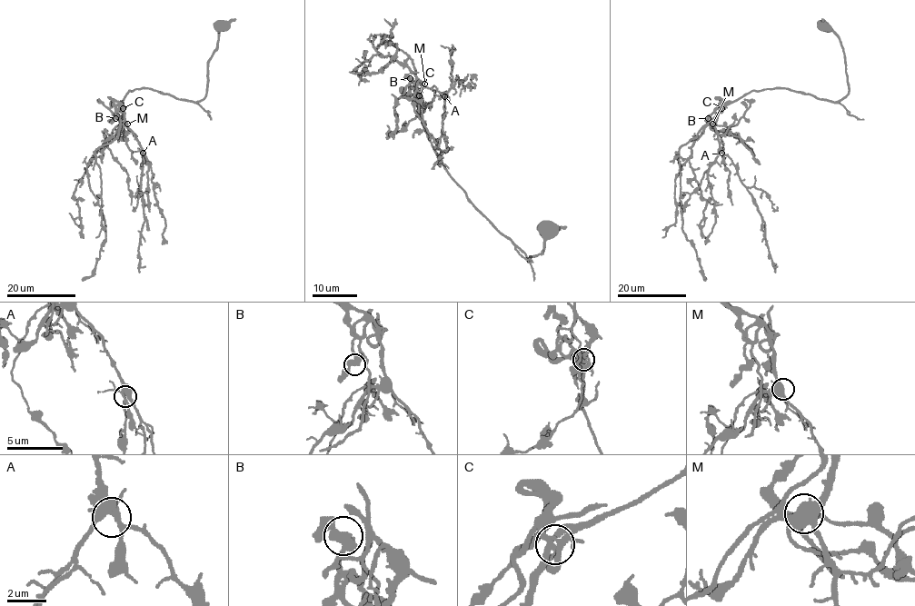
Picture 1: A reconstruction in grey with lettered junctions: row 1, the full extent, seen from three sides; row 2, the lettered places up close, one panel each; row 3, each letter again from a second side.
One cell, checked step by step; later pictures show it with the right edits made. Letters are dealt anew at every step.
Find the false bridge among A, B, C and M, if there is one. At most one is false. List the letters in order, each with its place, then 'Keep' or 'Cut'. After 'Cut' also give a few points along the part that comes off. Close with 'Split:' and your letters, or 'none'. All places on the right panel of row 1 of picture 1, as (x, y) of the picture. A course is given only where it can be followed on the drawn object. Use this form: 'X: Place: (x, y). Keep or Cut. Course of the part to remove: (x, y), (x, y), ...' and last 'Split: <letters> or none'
A: Place: (721, 153). Keep
B: Place: (708, 118). Keep
C: Place: (721, 108). Keep
M: Place: (712, 124). Keep
Split: none

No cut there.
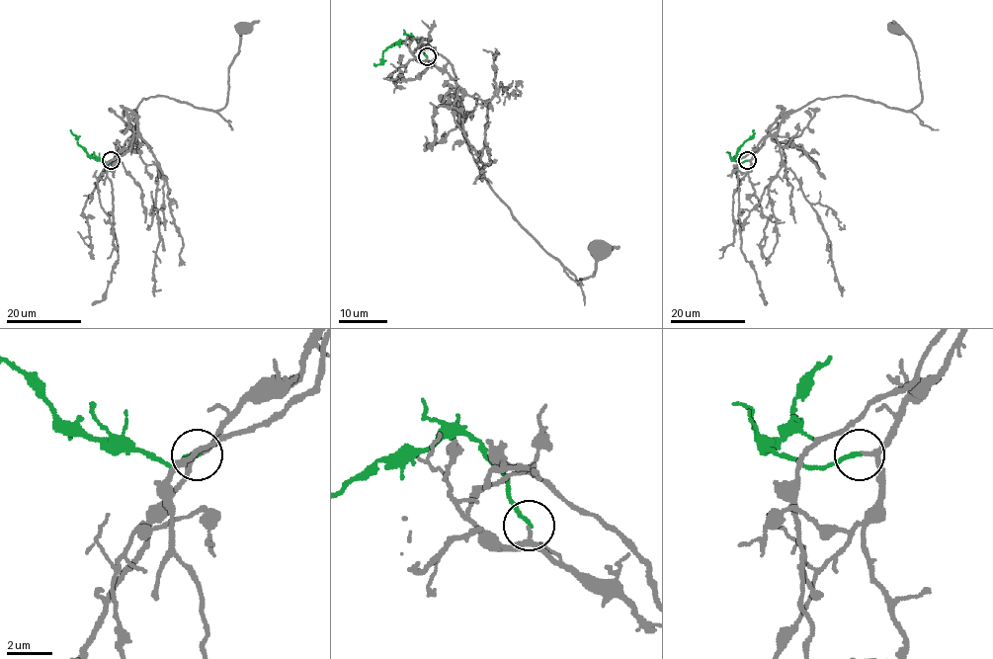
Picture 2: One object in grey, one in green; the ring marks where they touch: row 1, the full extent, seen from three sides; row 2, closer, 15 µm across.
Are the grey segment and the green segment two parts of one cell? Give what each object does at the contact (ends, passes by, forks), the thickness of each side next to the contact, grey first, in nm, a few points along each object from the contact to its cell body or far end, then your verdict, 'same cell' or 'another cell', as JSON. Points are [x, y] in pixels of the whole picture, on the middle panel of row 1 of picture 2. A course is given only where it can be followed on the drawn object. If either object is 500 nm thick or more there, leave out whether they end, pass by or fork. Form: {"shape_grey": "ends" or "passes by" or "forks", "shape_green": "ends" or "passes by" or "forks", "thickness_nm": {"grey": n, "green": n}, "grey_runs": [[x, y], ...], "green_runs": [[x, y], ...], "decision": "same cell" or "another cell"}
{"shape_grey": "passes by", "shape_green": "ends", "thickness_nm": {"grey": 170, "green": 170}, "grey_runs": [[427, 57], [458, 85], [459, 127], [477, 169], [512, 216], [578, 284], [592, 276], [602, 251]], "green_runs": [[427, 57], [420, 43], [407, 38], [390, 44], [383, 52], [383, 59], [378, 64], [373, 63]], "decision": "same cell"}

